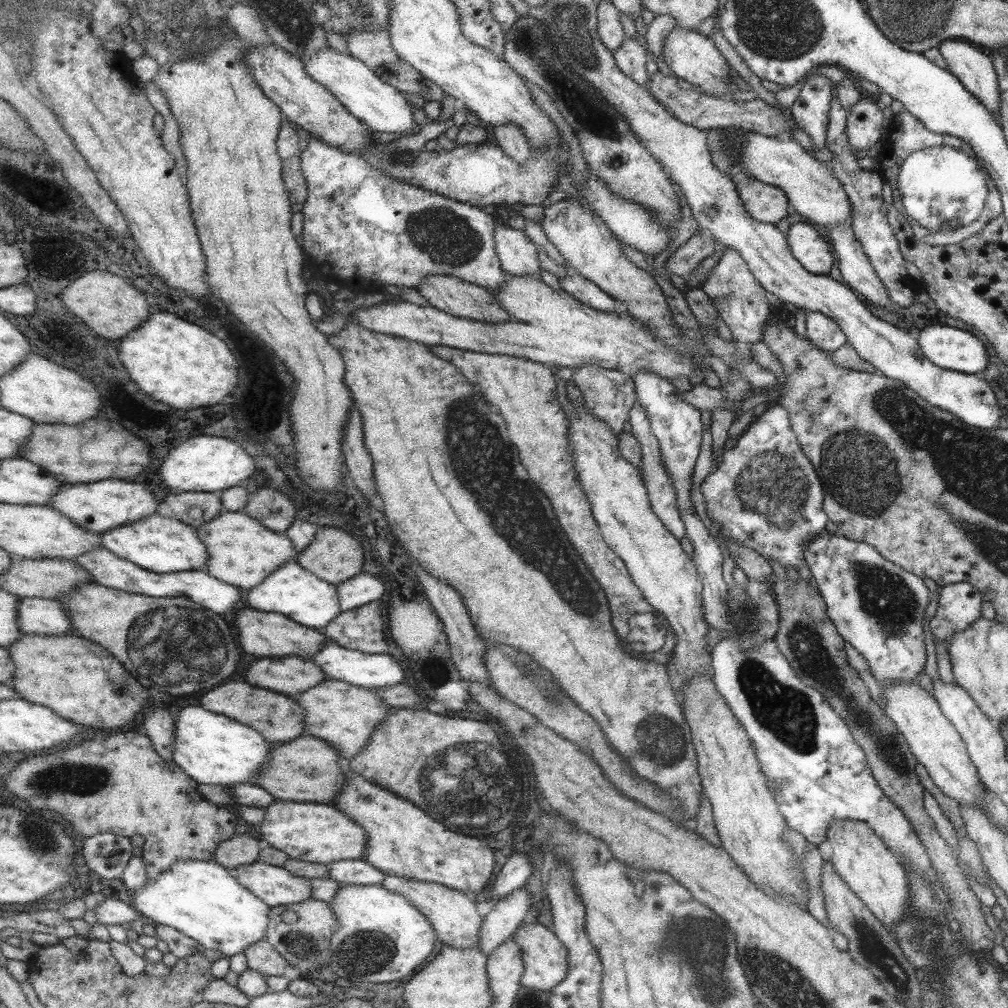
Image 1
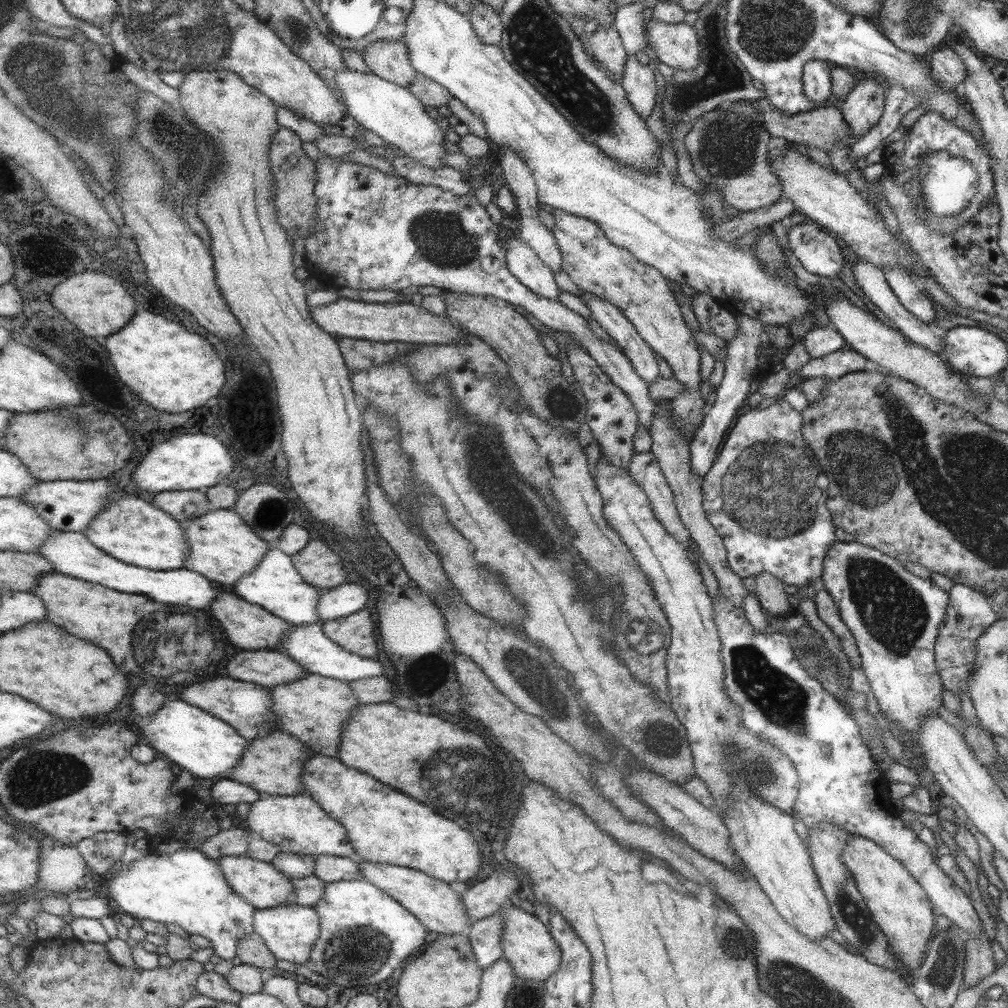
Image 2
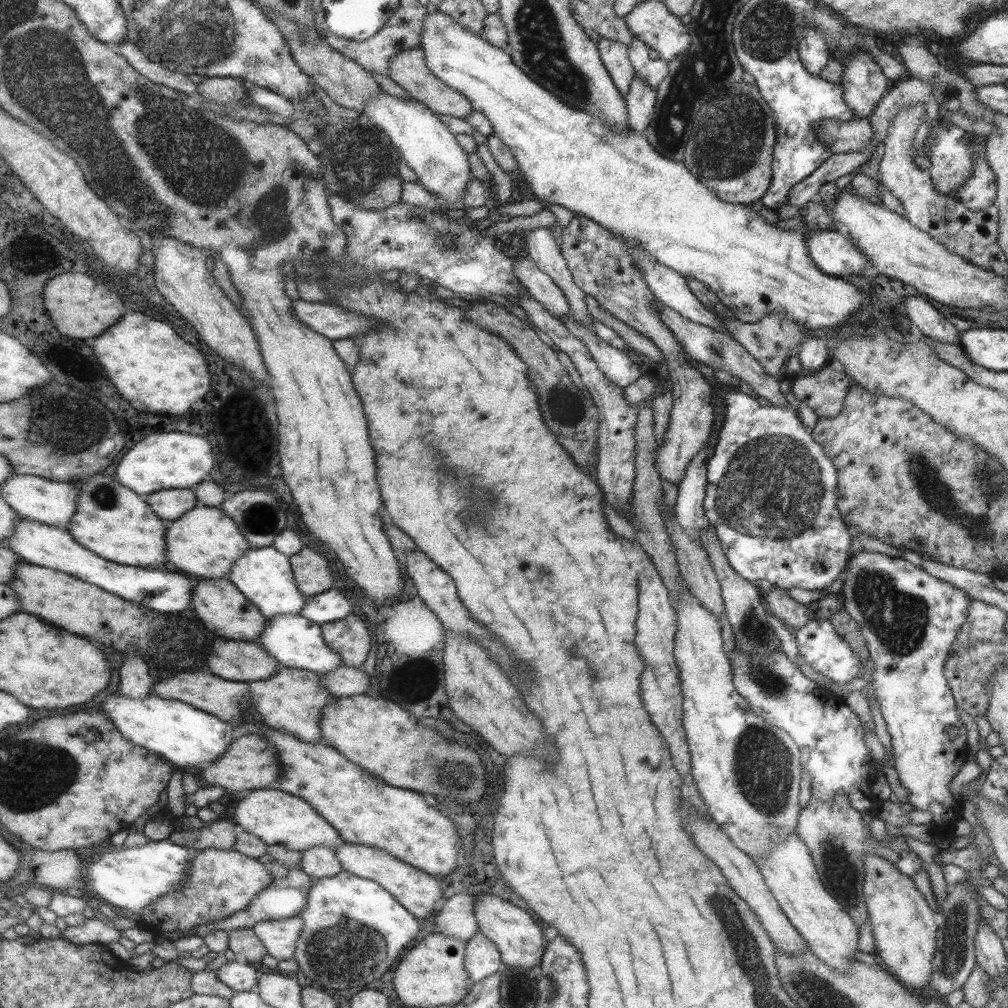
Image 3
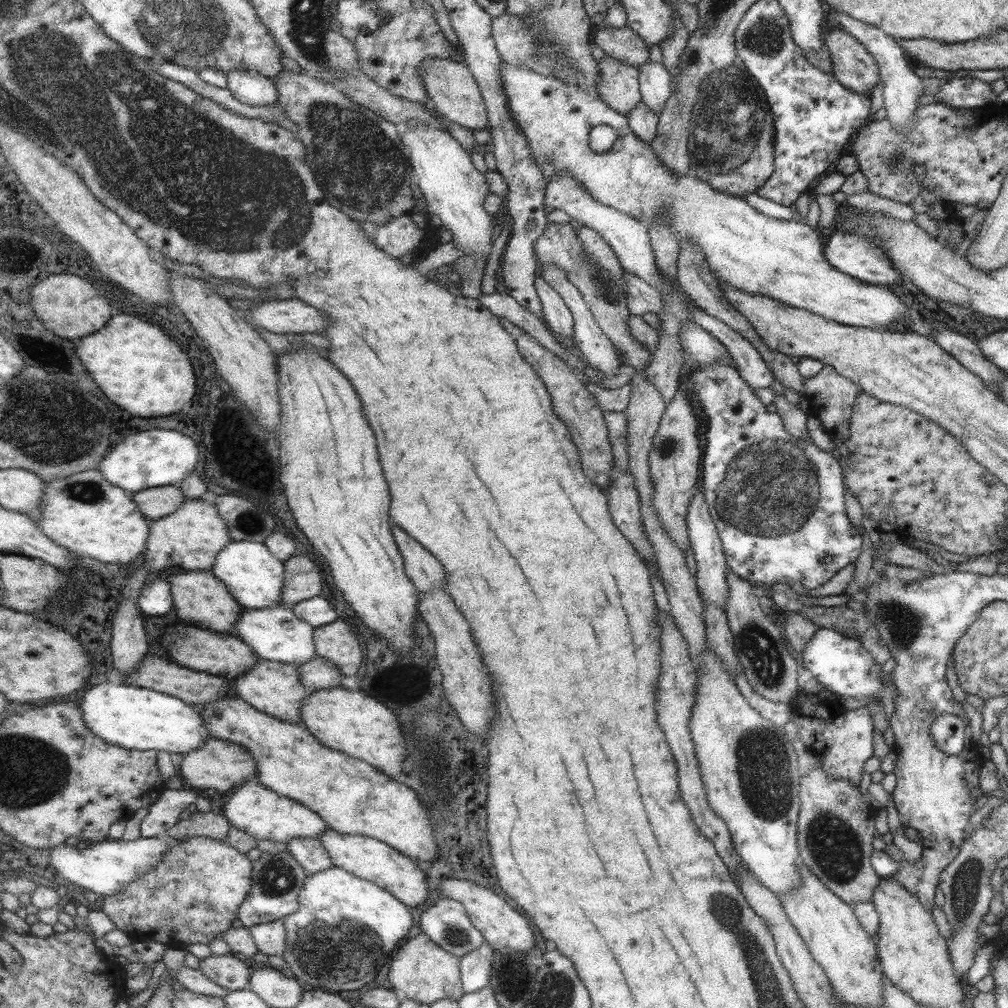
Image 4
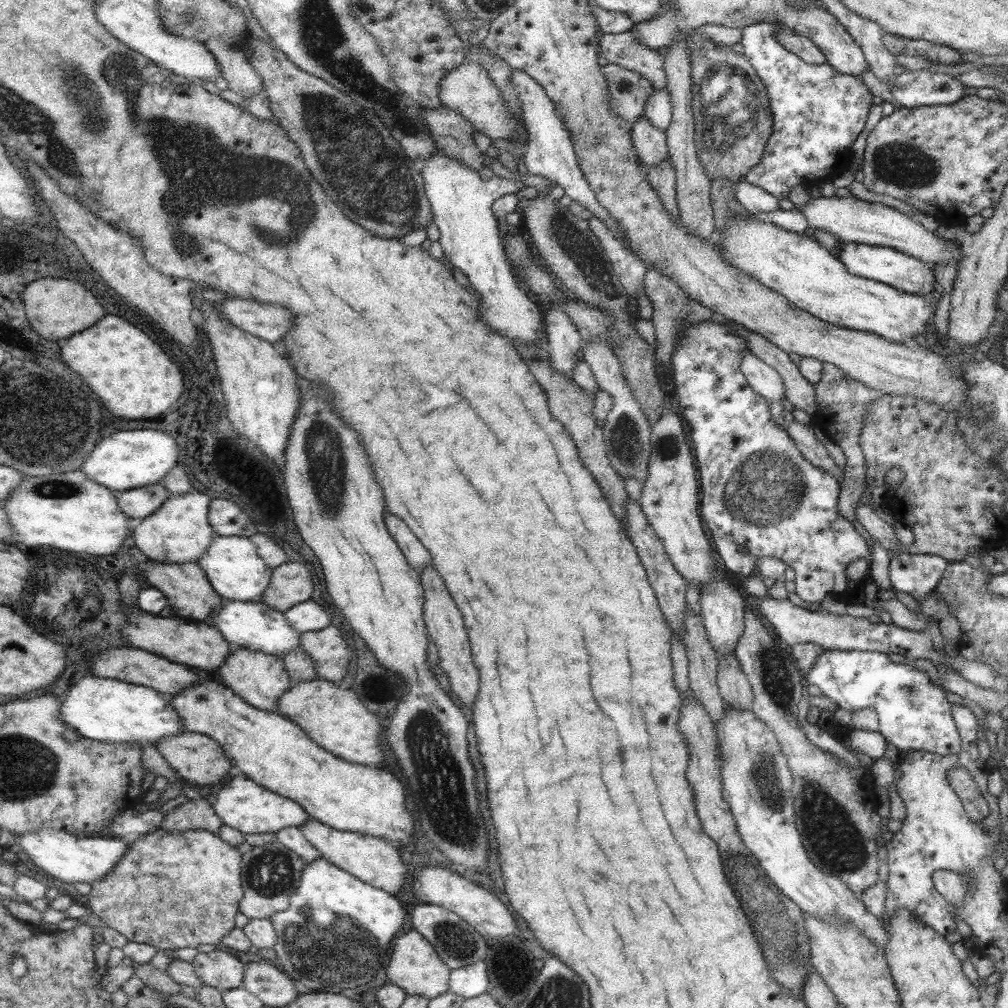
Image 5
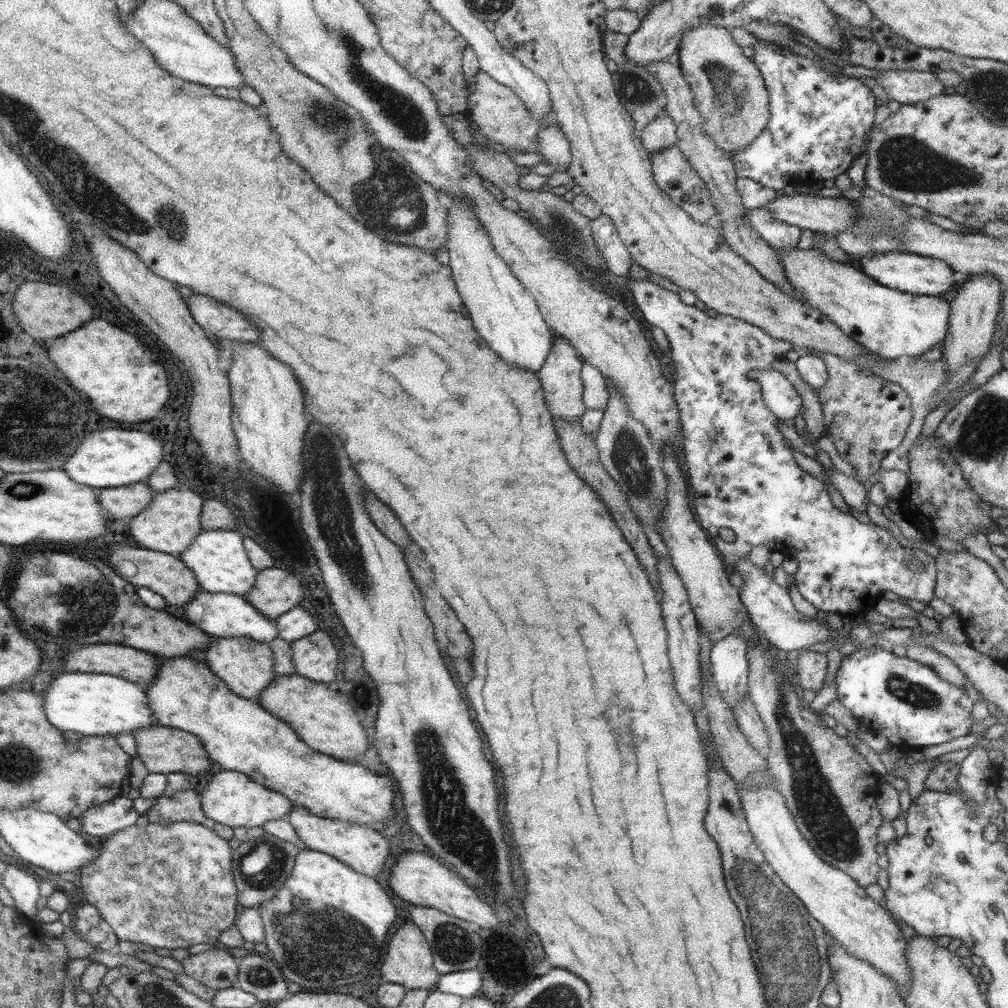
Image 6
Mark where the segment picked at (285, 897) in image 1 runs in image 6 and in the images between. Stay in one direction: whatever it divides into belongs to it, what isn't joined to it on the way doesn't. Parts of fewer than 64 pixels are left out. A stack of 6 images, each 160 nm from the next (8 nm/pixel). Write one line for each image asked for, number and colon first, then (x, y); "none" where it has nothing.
2: (262, 884)
3: (222, 882)
4: (196, 893)
5: (174, 890)
6: (171, 886)

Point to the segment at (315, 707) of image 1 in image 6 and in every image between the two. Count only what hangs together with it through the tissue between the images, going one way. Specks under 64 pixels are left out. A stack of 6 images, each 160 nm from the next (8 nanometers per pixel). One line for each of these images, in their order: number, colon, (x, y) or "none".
2: (316, 709)
3: (293, 701)
4: (275, 688)
5: (262, 679)
6: (247, 666)

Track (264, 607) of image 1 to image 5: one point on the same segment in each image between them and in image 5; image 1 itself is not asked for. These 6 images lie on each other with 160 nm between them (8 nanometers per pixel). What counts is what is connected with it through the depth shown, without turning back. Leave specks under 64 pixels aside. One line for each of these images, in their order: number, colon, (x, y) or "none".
2: (276, 585)
3: (265, 574)
4: (255, 576)
5: (234, 565)

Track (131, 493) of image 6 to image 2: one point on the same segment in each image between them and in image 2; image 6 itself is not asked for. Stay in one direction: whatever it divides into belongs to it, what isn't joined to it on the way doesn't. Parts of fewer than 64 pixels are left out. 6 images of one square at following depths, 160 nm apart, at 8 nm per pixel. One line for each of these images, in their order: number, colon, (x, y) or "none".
2: (184, 505)
3: (171, 504)
4: (156, 503)
5: (141, 503)

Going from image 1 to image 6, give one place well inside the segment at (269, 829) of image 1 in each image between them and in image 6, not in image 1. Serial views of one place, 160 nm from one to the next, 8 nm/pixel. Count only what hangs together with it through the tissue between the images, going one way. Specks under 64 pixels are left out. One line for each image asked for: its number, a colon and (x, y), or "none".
2: (298, 824)
3: (279, 818)
4: (254, 809)
5: (242, 804)
6: (231, 798)

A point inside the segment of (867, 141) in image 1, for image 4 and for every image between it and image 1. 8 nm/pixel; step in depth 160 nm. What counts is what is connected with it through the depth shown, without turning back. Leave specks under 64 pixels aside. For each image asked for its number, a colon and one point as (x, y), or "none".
2: (862, 108)
3: (862, 84)
4: (854, 68)

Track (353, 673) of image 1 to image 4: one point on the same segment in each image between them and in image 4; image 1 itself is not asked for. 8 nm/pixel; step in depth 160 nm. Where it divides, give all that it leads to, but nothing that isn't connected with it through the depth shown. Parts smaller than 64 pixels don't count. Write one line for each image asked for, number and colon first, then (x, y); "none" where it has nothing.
2: (308, 644)
3: (296, 641)
4: (276, 633)

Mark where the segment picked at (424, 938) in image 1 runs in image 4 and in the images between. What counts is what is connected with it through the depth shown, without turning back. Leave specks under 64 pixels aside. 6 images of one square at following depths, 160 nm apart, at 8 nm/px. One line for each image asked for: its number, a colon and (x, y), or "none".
2: (366, 935)
3: (355, 930)
4: (347, 928)

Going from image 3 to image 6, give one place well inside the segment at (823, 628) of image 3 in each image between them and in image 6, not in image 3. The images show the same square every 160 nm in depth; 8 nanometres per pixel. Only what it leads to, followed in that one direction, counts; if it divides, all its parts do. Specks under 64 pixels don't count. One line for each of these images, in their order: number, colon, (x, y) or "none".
4: (841, 665)
5: (913, 714)
6: (905, 701)

